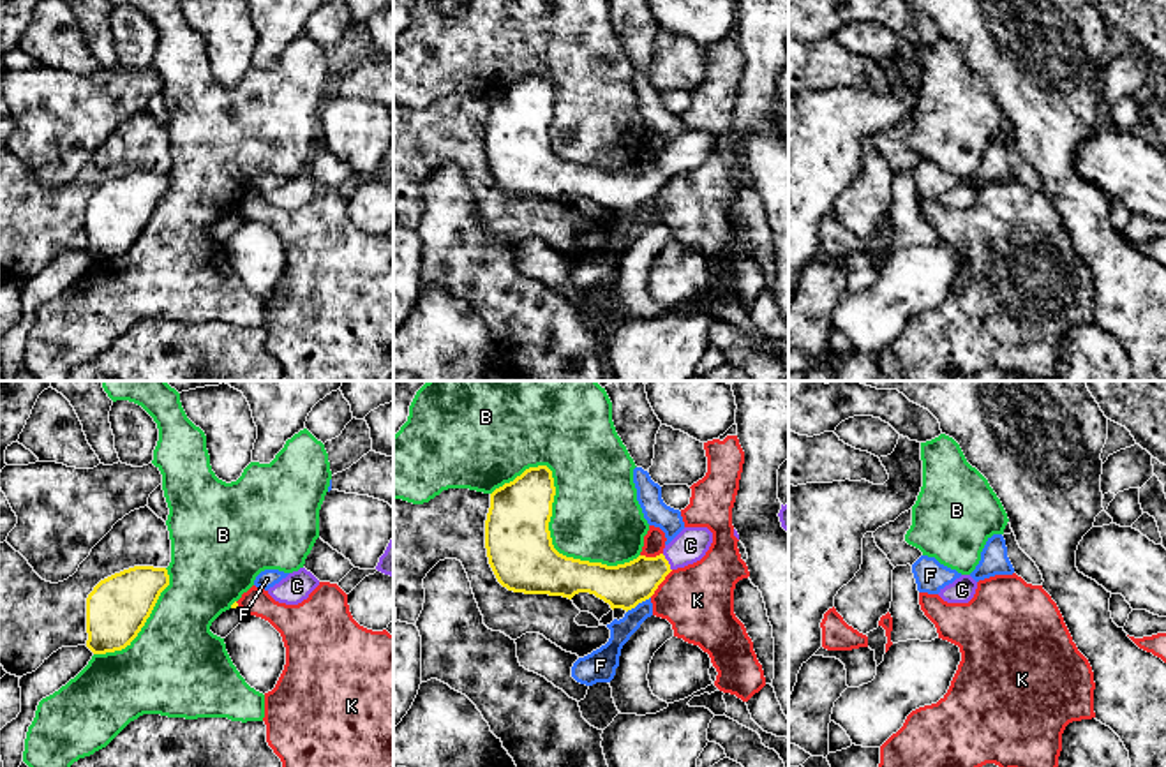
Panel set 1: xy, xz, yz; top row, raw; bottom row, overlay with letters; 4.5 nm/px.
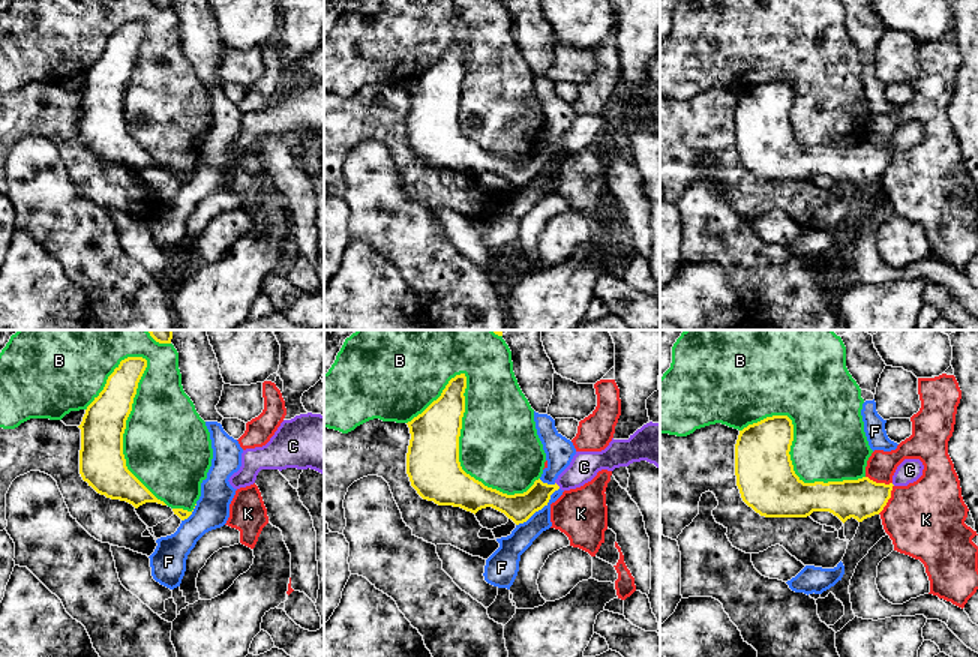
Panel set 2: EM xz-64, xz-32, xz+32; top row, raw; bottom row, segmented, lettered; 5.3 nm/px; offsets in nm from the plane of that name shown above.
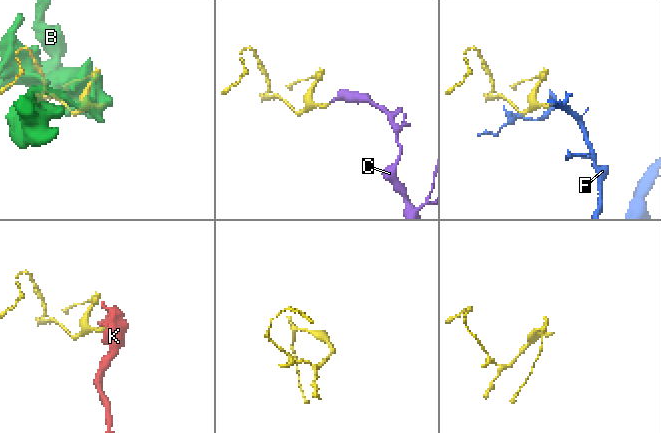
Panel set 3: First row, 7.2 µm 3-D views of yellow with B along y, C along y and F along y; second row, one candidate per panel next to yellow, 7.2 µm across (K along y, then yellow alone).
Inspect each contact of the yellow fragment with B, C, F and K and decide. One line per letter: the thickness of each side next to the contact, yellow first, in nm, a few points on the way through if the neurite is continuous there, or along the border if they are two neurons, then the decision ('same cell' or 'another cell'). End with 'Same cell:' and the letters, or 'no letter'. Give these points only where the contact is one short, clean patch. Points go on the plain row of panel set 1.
B: calibres 300 and 400 nm; another cell
C: calibres 200 and 160 nm; way xz (625, 191), (667, 168), (690, 150); same cell
F: calibres 200 and 100 nm; border xz (650, 201), (627, 217); another cell
K: calibres 200 and 320 nm; border xz (672, 175), (650, 201); another cell
Same cell: C

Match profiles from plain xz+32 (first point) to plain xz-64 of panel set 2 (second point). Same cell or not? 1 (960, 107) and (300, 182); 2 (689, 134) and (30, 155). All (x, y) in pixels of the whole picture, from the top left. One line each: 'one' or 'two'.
1: two
2: two

